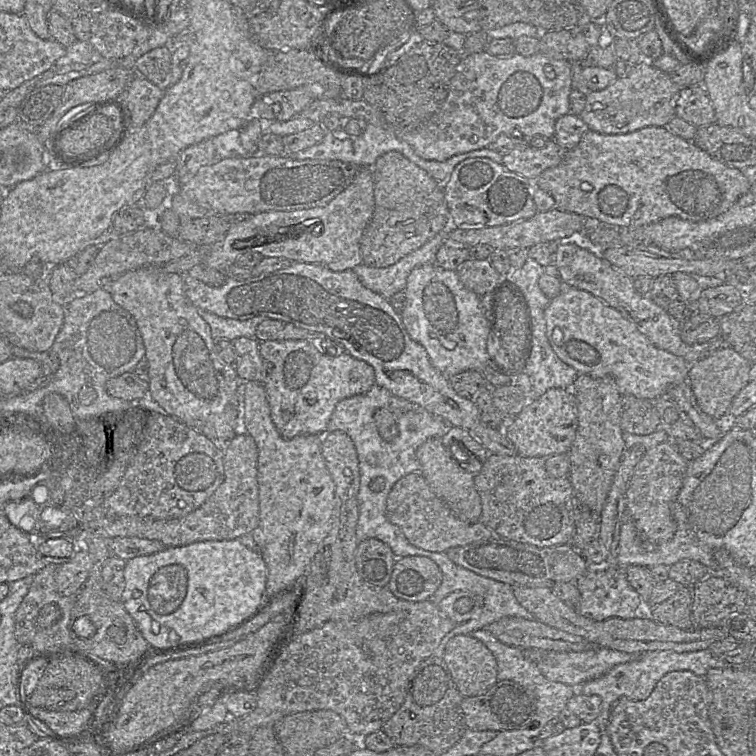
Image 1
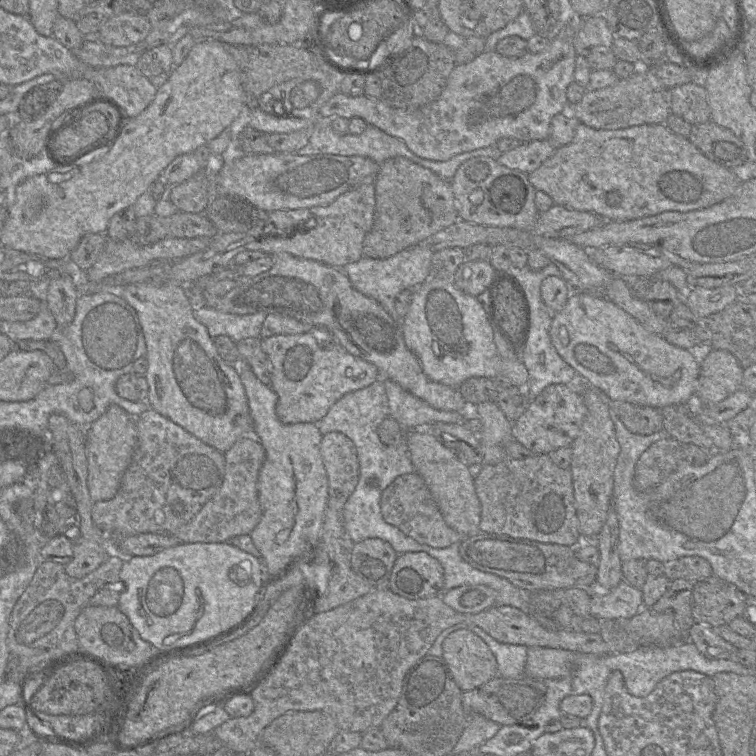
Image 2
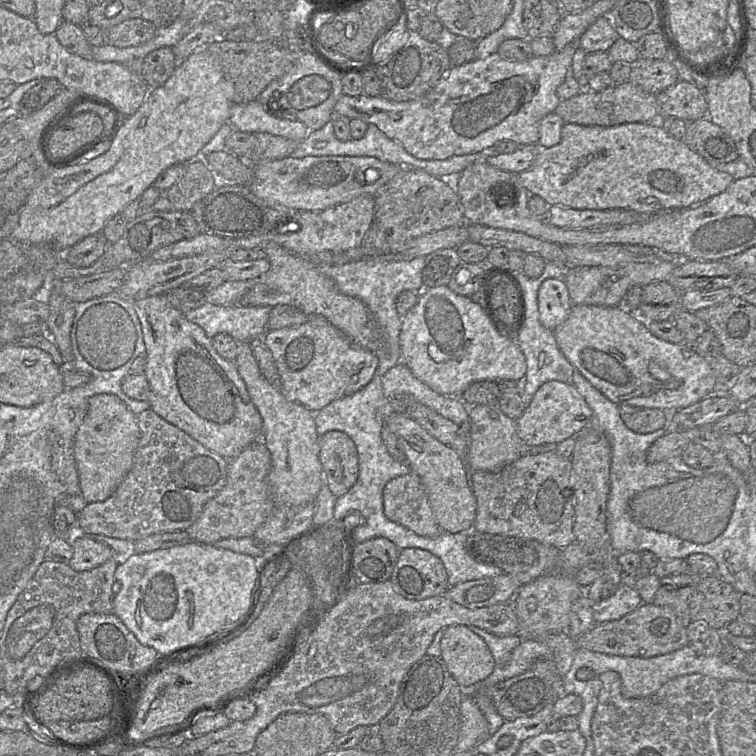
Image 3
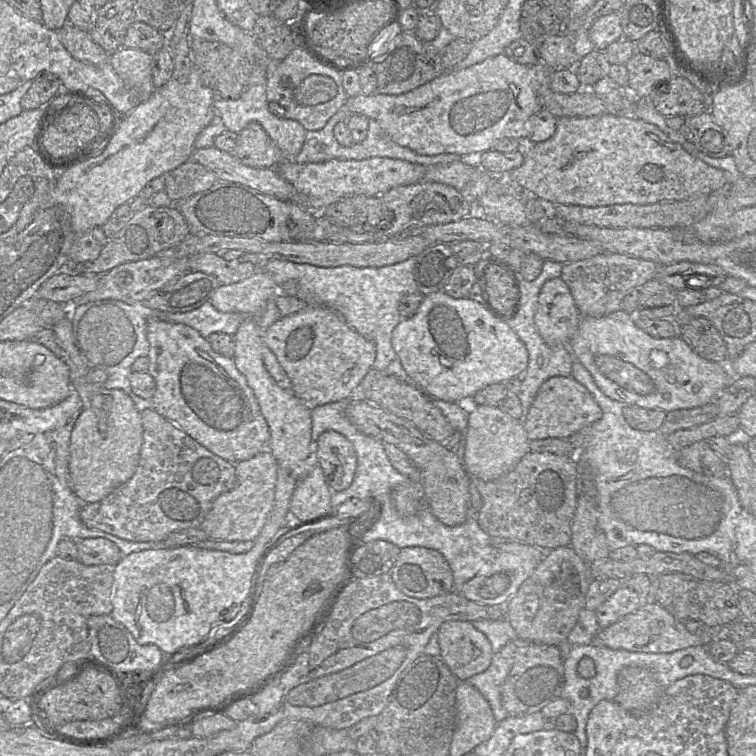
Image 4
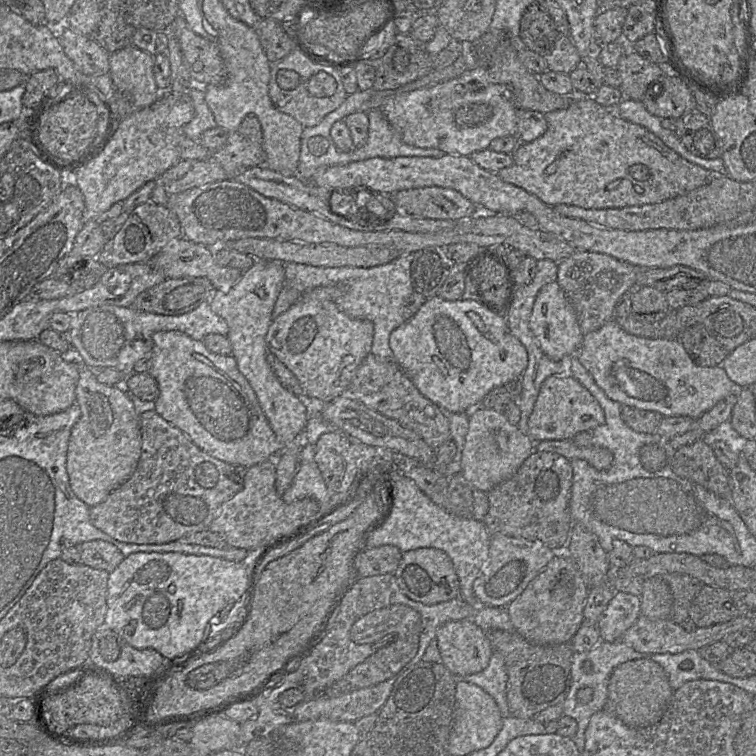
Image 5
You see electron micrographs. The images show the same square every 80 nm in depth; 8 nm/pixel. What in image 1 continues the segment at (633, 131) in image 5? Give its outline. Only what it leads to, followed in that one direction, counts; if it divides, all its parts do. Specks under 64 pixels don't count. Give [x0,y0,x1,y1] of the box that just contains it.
[534,126,751,228]

